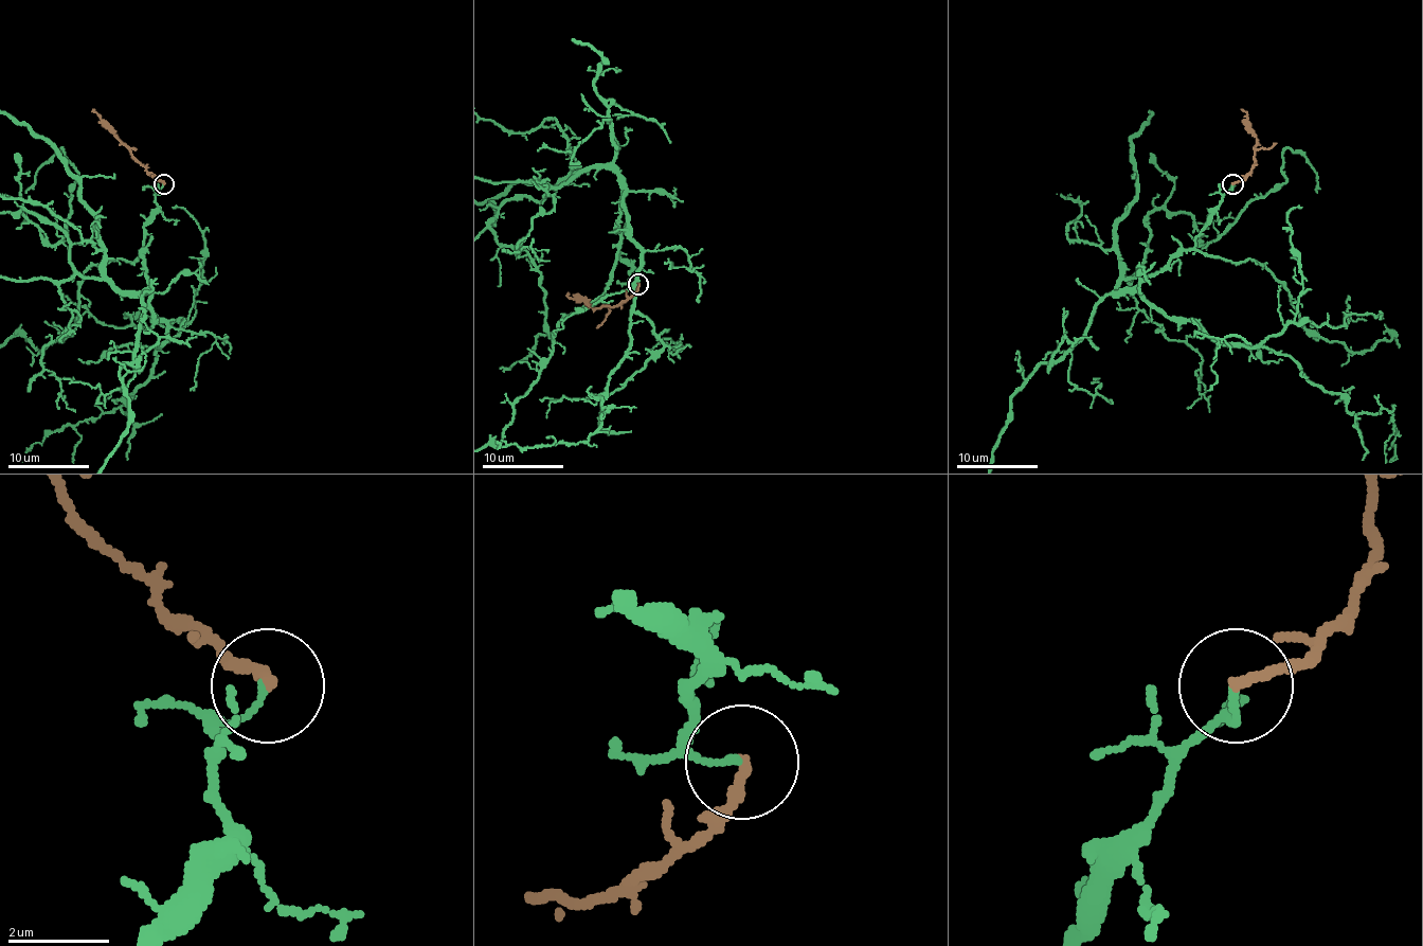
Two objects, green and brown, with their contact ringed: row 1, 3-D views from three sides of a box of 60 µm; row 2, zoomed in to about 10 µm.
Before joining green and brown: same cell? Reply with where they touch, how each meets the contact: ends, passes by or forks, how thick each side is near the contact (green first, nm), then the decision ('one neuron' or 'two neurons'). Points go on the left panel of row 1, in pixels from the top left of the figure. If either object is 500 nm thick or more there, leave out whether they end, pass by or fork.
place (163, 183); green ends; brown ends; calibres 120 and 200 nm; two neurons

